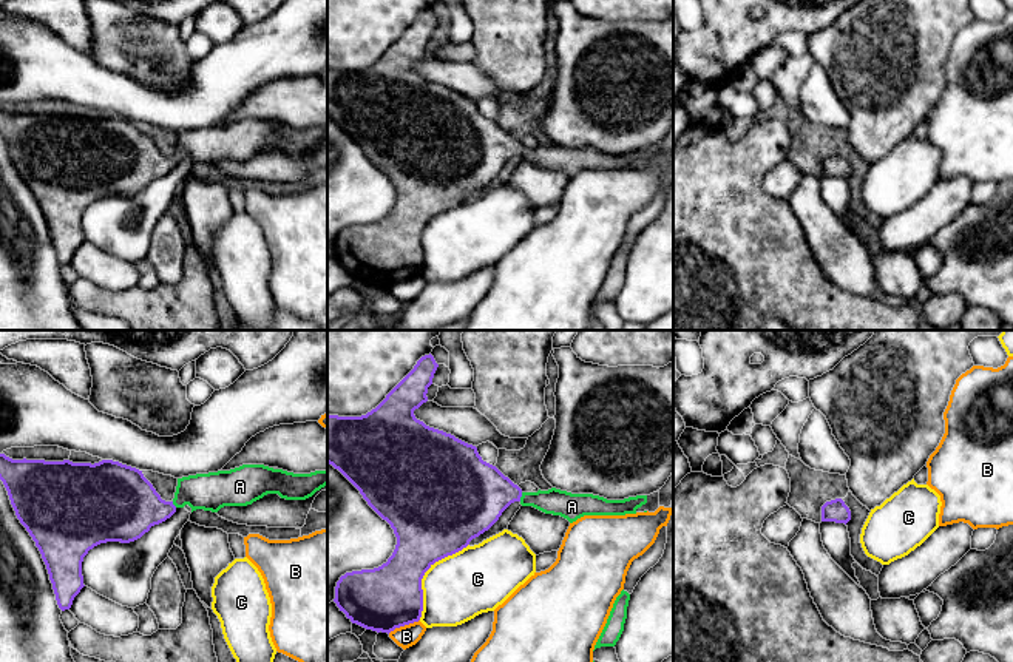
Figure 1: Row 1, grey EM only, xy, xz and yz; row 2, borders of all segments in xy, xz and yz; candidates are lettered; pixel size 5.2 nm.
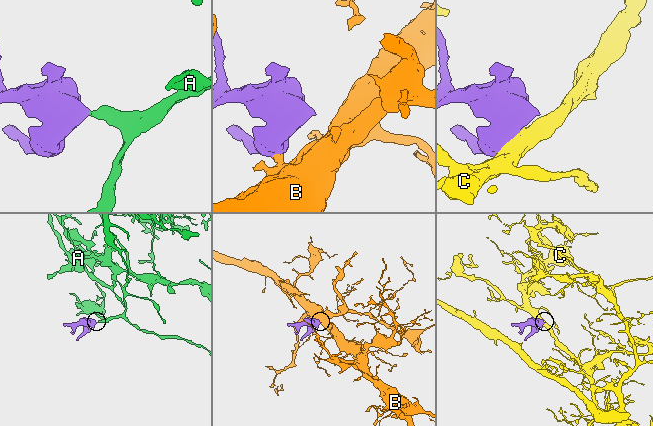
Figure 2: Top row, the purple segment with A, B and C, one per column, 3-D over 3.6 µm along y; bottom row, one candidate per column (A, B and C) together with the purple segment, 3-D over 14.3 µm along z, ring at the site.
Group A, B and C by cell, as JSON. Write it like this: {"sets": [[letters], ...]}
{"sets": [["A"], ["B"], ["C"]]}

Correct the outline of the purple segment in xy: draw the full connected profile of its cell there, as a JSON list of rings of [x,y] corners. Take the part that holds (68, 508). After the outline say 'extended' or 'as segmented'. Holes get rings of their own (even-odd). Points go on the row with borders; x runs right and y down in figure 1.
[[[0,454],[0,480],[3,481],[17,518],[26,528],[46,565],[49,580],[62,611],[69,610],[74,597],[83,585],[82,562],[90,549],[107,542],[130,543],[141,539],[151,526],[170,518],[178,508],[188,505],[196,509],[218,512],[224,506],[247,506],[267,494],[278,494],[286,500],[306,500],[327,485],[327,471],[310,474],[293,474],[273,469],[264,464],[242,464],[230,471],[196,474],[178,478],[174,498],[165,502],[142,471],[113,460],[99,463],[45,461],[45,460],[12,460]]]; extended

